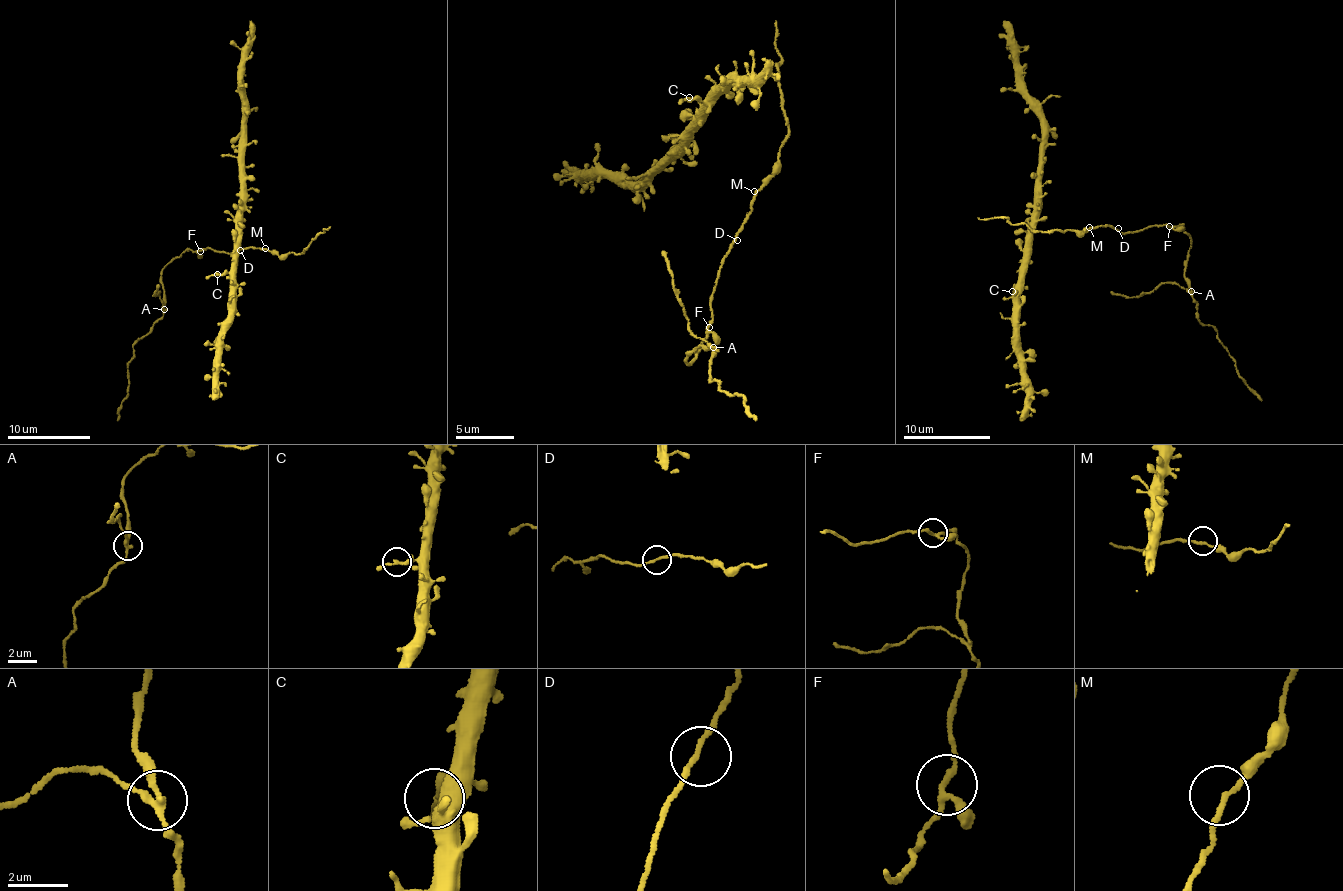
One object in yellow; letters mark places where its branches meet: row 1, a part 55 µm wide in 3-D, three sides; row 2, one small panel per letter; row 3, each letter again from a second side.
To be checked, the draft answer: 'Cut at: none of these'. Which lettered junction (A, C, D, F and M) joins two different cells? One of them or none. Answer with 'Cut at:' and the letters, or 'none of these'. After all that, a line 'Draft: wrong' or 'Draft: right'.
Cut at: A
Draft: wrong

